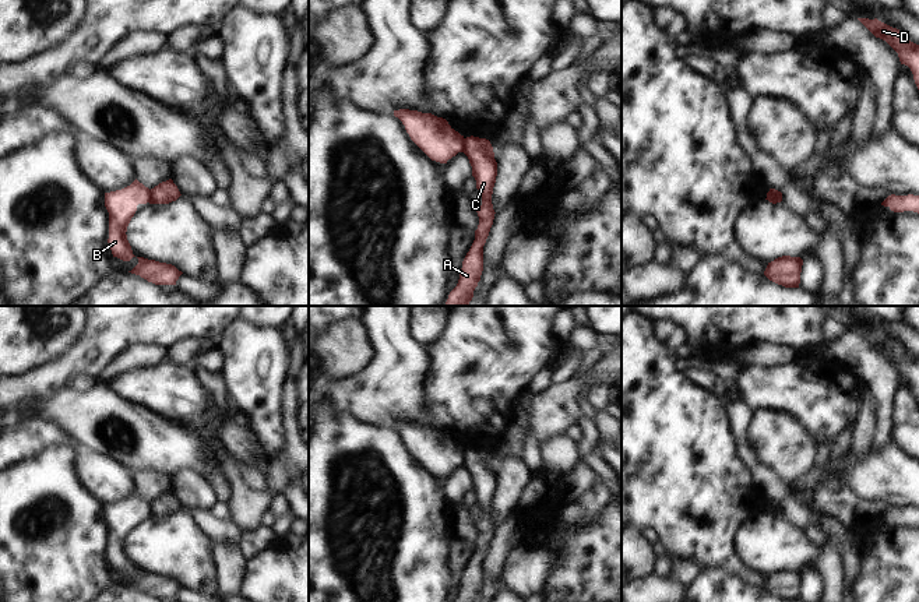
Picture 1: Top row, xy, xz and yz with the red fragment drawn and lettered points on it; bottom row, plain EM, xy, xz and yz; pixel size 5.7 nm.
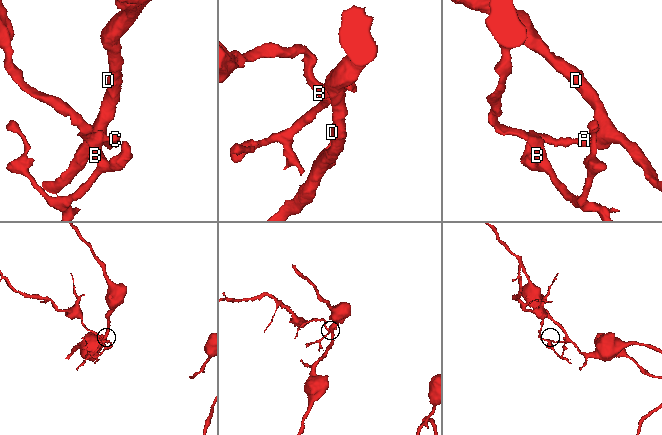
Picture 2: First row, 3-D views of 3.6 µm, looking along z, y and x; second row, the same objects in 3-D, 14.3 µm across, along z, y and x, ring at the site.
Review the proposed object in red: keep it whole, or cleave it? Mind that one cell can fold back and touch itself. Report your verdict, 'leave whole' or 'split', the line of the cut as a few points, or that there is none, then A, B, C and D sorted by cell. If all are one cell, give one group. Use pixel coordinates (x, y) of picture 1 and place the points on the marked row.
split; cut in xz along (464, 138), (460, 151); A C D / B

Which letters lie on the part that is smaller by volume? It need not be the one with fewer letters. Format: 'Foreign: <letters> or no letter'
Foreign: B

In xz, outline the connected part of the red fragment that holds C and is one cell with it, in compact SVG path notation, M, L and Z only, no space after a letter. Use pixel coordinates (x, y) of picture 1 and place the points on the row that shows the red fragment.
M473 135L466 137L464 138L461 152L468 156L472 166L476 189L482 194L482 205L476 211L479 225L475 230L475 240L462 261L458 284L450 292L444 306L468 306L472 300L473 291L483 271L483 246L496 214L492 204L492 194L497 176L497 162L490 141Z

